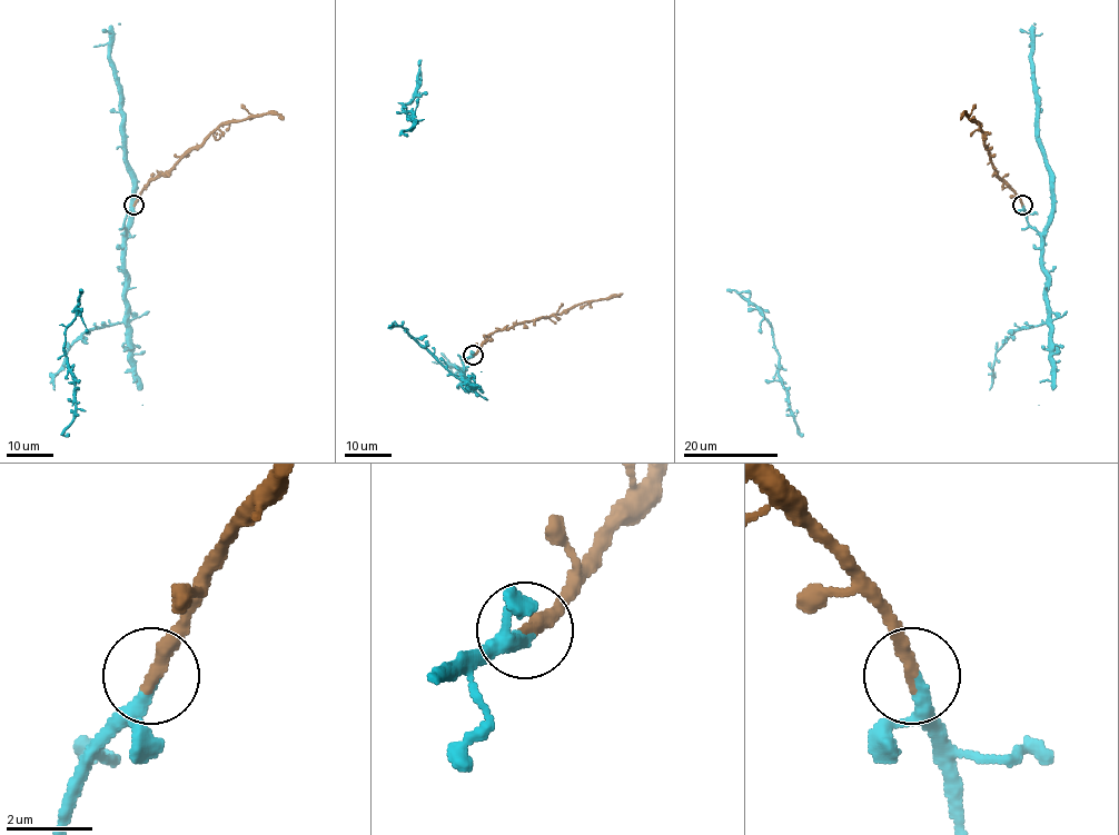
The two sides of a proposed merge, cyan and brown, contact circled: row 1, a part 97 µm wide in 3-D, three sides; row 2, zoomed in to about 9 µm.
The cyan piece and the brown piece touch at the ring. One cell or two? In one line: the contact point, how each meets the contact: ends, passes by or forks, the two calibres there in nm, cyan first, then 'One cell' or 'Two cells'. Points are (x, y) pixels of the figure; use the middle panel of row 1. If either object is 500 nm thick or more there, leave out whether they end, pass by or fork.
Place: (473, 355). At the ring cyan passes by. At the ring brown ends. Thickness 240 nm (cyan) against 360 nm. One cell

